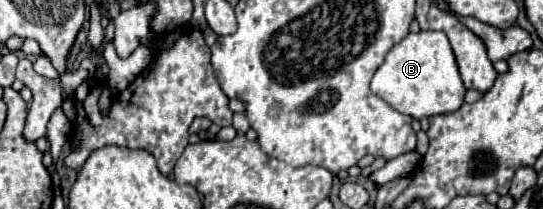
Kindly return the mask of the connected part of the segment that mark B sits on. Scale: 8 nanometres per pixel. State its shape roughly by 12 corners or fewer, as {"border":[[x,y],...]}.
{"border":[[408,33],[372,93],[414,119],[464,103],[448,37]]}

